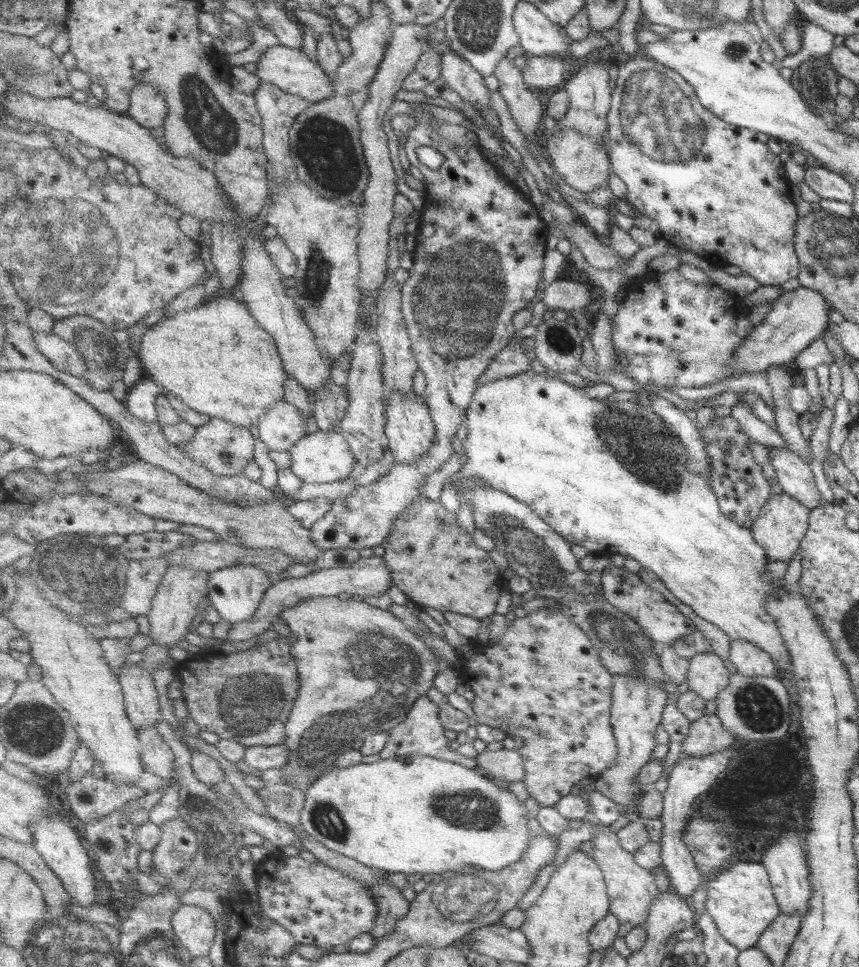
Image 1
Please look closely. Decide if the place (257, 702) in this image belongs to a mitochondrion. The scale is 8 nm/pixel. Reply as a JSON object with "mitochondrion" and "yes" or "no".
{"mitochondrion":"yes"}

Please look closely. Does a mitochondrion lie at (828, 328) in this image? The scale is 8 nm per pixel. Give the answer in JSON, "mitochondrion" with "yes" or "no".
{"mitochondrion":"no"}

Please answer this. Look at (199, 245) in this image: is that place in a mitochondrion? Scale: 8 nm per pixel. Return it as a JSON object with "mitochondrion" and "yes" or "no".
{"mitochondrion":"no"}

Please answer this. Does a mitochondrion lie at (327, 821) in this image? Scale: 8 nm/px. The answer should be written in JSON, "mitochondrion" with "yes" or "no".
{"mitochondrion":"yes"}

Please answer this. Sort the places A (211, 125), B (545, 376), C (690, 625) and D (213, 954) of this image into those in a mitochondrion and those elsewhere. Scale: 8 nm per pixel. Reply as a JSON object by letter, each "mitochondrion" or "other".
{"A":"mitochondrion","B":"other","C":"other","D":"other"}

